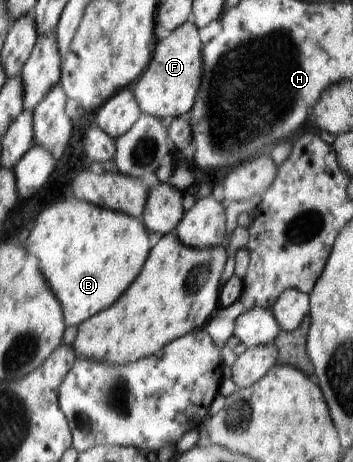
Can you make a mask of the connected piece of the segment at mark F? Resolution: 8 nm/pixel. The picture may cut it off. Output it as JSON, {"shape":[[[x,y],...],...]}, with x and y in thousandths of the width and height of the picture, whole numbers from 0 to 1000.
{"shape":[[[544,45],[518,52],[516,58],[499,61],[482,69],[482,76],[462,87],[453,87],[450,100],[439,104],[439,121],[428,130],[425,143],[397,162],[397,173],[385,180],[385,190],[377,193],[385,221],[397,232],[399,247],[425,247],[442,255],[510,255],[521,247],[541,242],[552,229],[555,208],[561,206],[567,182],[575,177],[578,132],[572,113],[572,91],[561,78],[561,61]]]}

